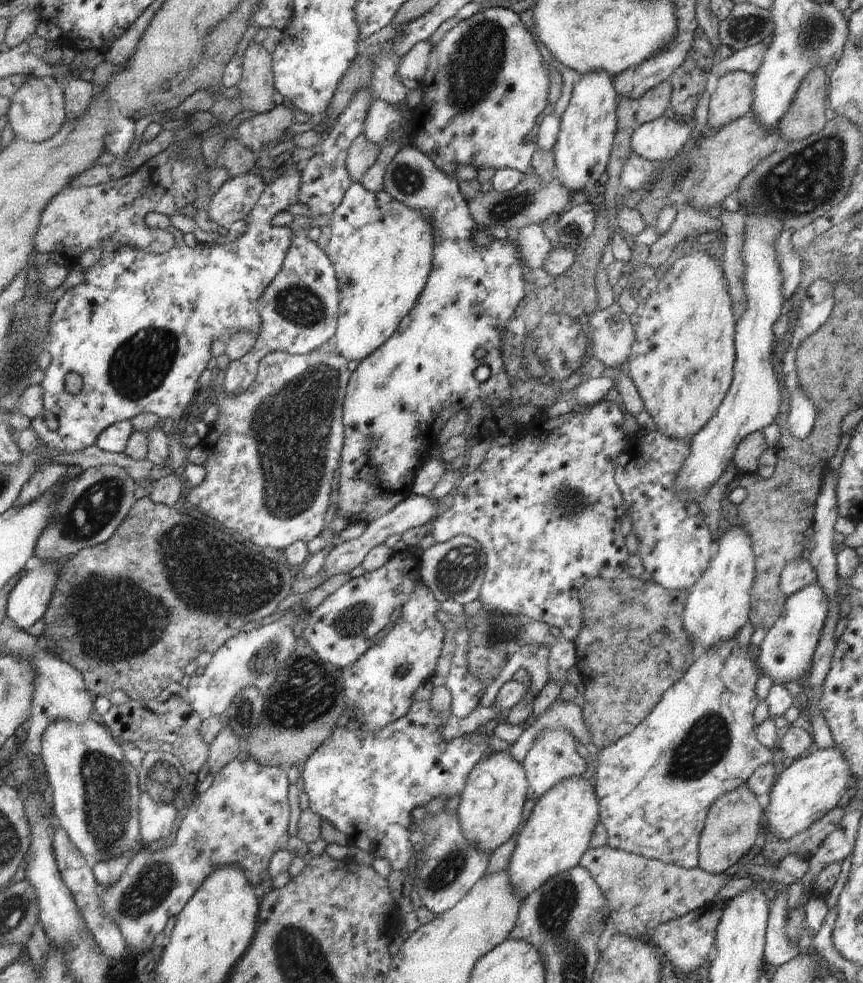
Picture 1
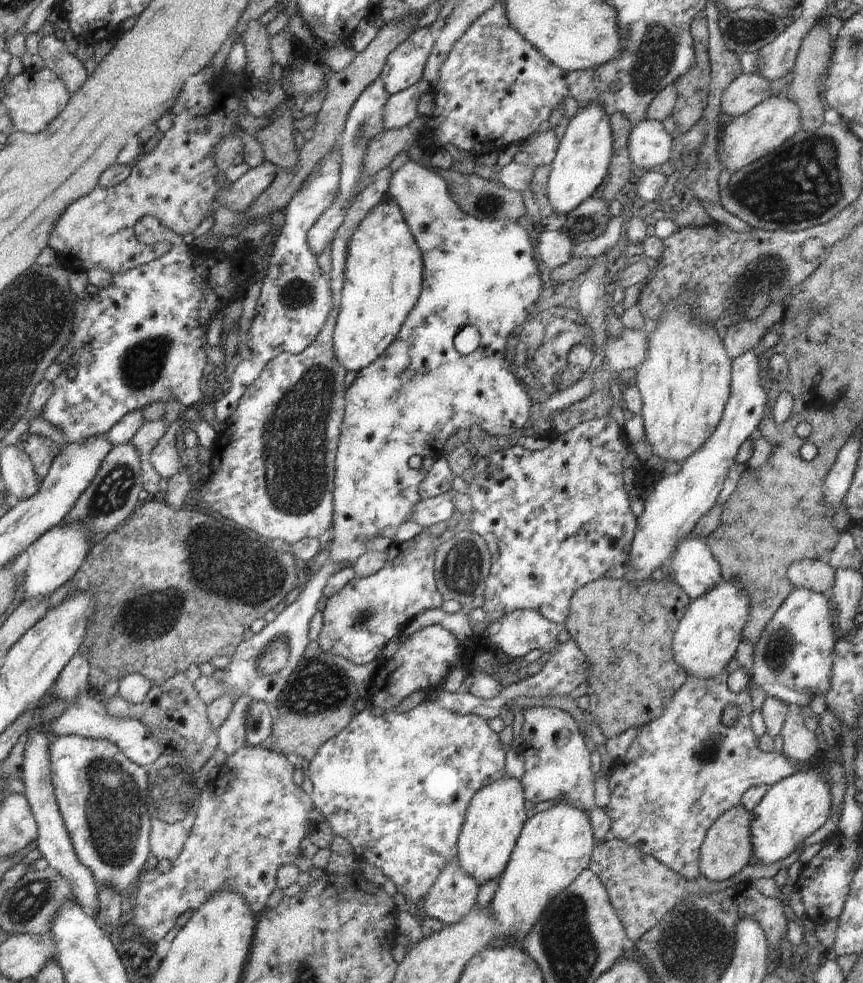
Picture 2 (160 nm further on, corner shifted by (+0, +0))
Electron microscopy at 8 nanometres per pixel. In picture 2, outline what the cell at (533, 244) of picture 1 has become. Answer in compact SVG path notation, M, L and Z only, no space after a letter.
M543 231L537 241L538 256L546 266L545 272L565 266L573 258L575 244L561 231Z

